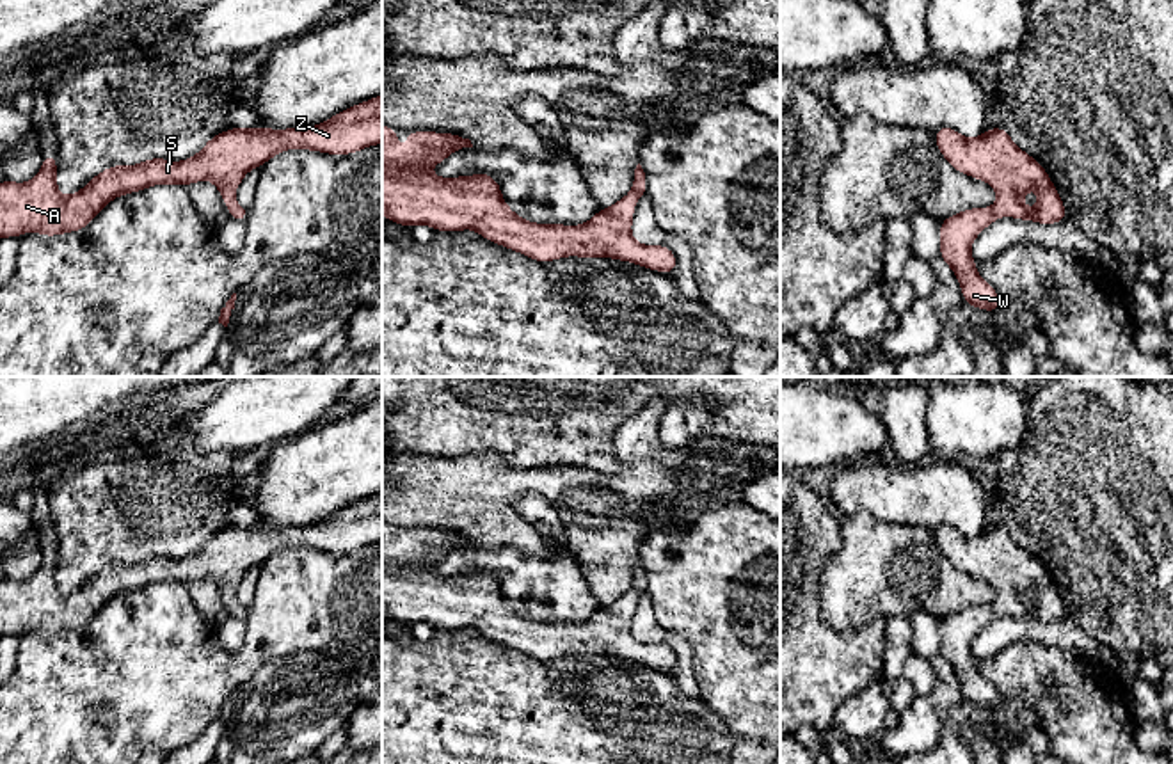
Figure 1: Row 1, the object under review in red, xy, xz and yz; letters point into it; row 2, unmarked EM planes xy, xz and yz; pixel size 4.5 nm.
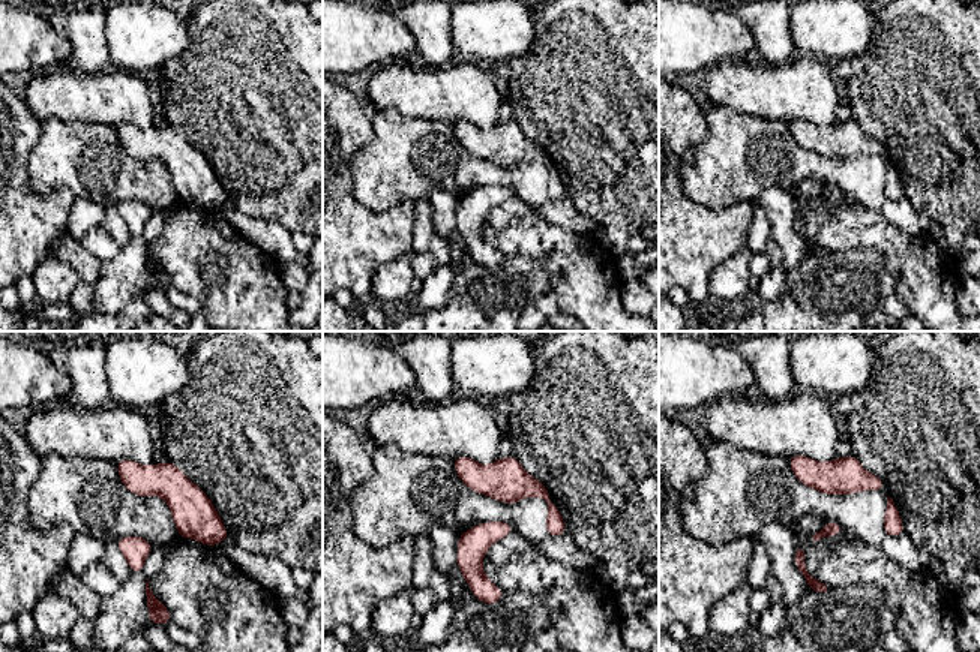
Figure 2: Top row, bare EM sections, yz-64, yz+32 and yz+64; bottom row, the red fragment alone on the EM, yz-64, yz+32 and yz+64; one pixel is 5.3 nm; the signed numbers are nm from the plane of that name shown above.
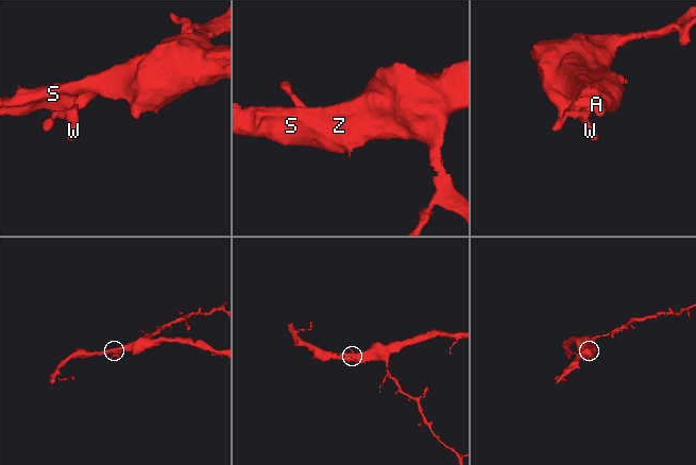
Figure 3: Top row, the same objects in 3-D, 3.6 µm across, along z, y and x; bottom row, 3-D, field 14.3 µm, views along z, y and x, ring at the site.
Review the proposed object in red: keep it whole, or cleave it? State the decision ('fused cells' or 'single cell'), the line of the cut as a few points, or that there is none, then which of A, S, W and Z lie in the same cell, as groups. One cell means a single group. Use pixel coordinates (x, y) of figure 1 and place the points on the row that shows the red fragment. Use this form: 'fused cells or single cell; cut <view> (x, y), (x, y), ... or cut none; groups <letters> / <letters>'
single cell; cut none; groups A S W Z

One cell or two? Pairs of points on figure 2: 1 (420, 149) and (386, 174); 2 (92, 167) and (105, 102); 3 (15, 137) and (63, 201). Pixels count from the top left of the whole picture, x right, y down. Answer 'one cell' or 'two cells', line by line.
1: one cell
2: two cells
3: one cell

